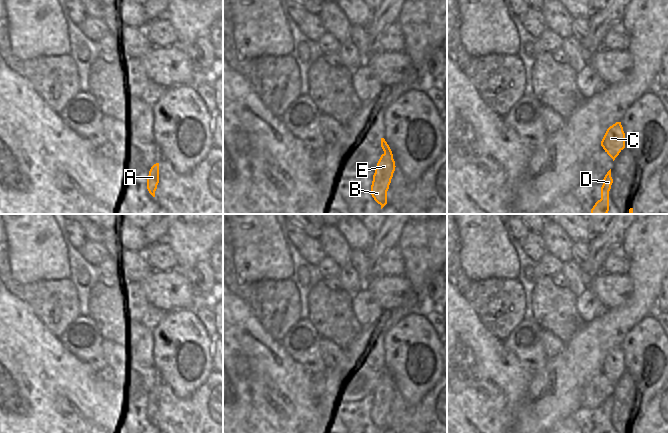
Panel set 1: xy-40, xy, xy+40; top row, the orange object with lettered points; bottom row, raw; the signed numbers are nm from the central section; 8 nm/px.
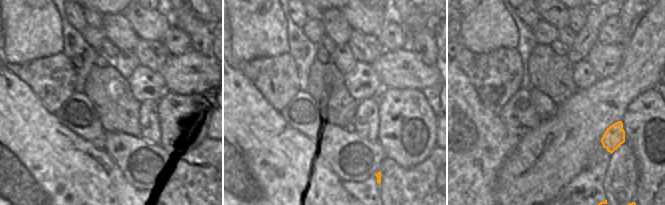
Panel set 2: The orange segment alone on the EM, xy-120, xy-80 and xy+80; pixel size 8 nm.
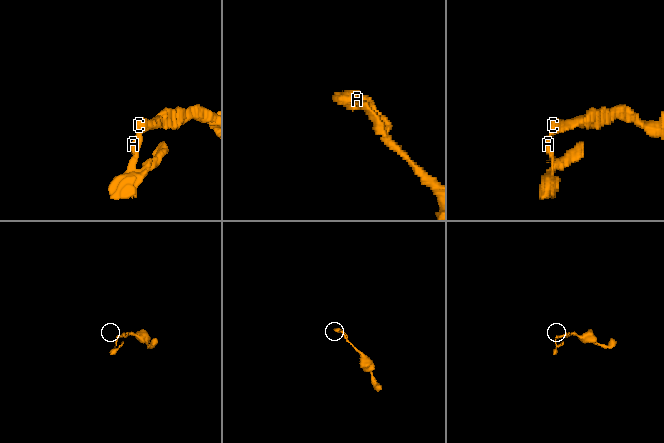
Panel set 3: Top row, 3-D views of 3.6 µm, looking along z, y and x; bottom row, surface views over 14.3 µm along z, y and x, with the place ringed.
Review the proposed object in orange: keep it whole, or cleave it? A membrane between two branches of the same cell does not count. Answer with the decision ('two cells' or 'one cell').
two cells

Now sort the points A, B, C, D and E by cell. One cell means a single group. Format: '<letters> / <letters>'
A B D E / C

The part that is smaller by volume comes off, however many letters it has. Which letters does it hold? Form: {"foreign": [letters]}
{"foreign": ["A", "B", "D", "E"]}

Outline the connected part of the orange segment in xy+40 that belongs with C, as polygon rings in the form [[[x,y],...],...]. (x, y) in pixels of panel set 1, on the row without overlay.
[[[616,346],[607,353],[601,365],[601,370],[609,380],[615,382],[625,372],[625,357],[621,346]]]

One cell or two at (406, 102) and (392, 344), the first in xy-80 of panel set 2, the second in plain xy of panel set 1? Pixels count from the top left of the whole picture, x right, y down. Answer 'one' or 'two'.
one

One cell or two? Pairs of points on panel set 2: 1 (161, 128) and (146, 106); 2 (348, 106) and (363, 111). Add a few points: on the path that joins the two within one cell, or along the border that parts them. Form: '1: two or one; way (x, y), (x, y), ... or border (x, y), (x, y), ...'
1: two; border (153, 100), (153, 136), (150, 139)
2: two; border (360, 101), (356, 107), (351, 126)

